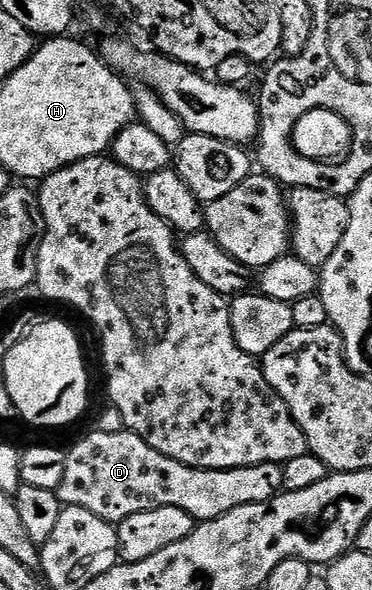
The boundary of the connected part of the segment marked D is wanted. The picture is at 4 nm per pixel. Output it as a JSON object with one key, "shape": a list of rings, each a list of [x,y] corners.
{"shape":[[[131,430],[91,433],[67,452],[66,471],[57,493],[61,504],[86,507],[115,525],[138,511],[162,506],[182,507],[197,523],[213,521],[234,511],[234,507],[266,503],[280,496],[284,487],[279,465],[262,463],[237,469],[195,469],[155,451]]]}

